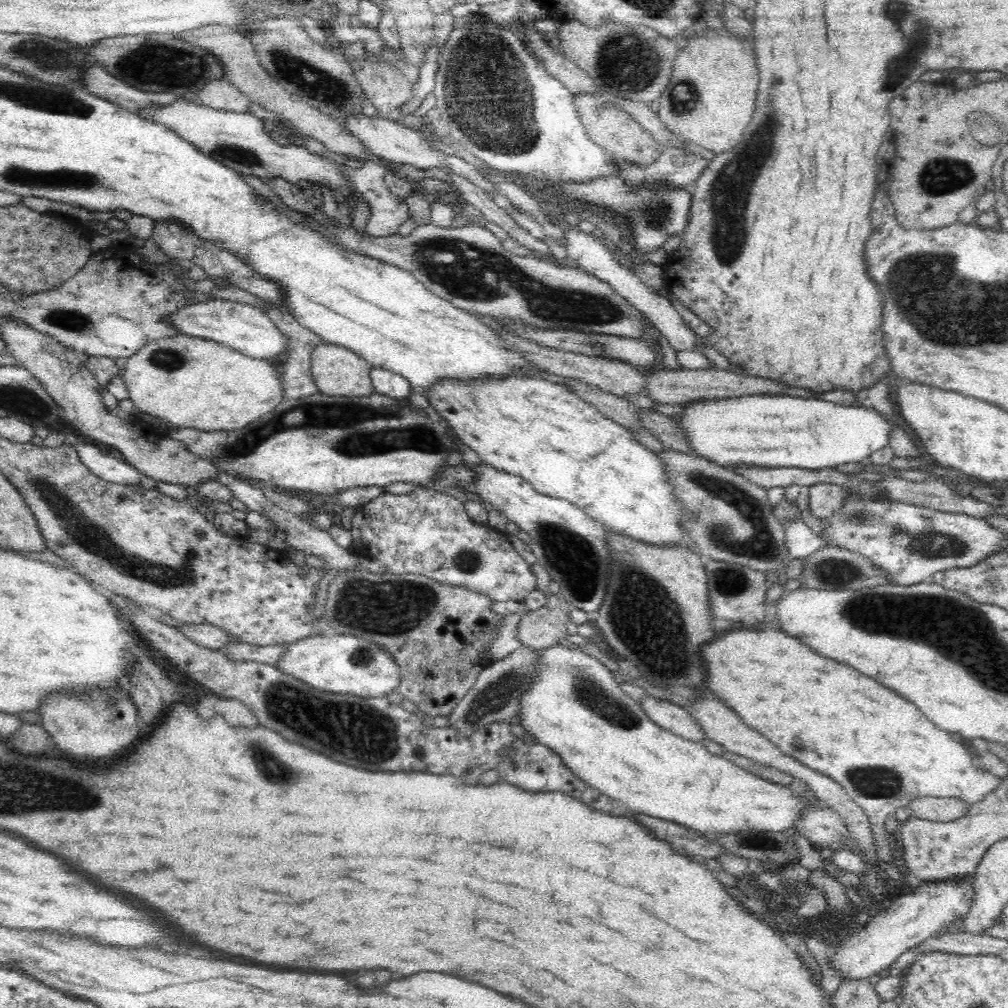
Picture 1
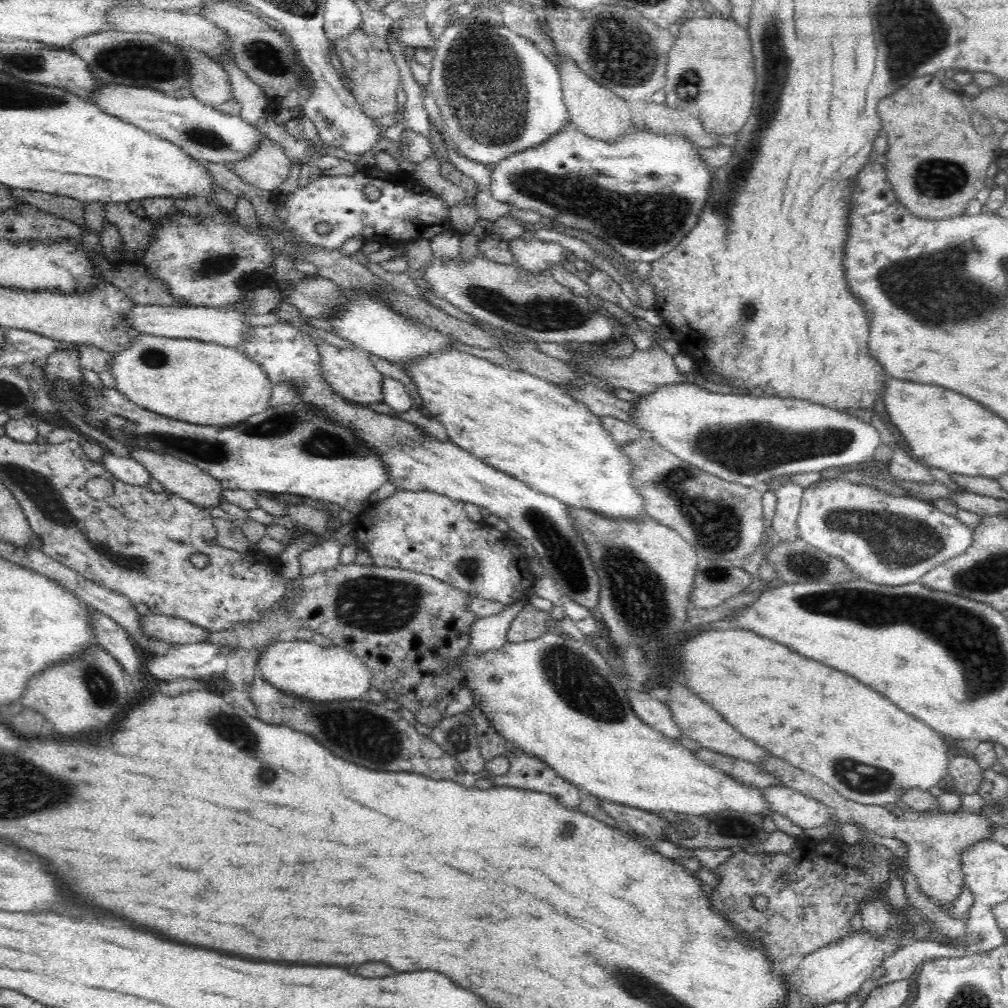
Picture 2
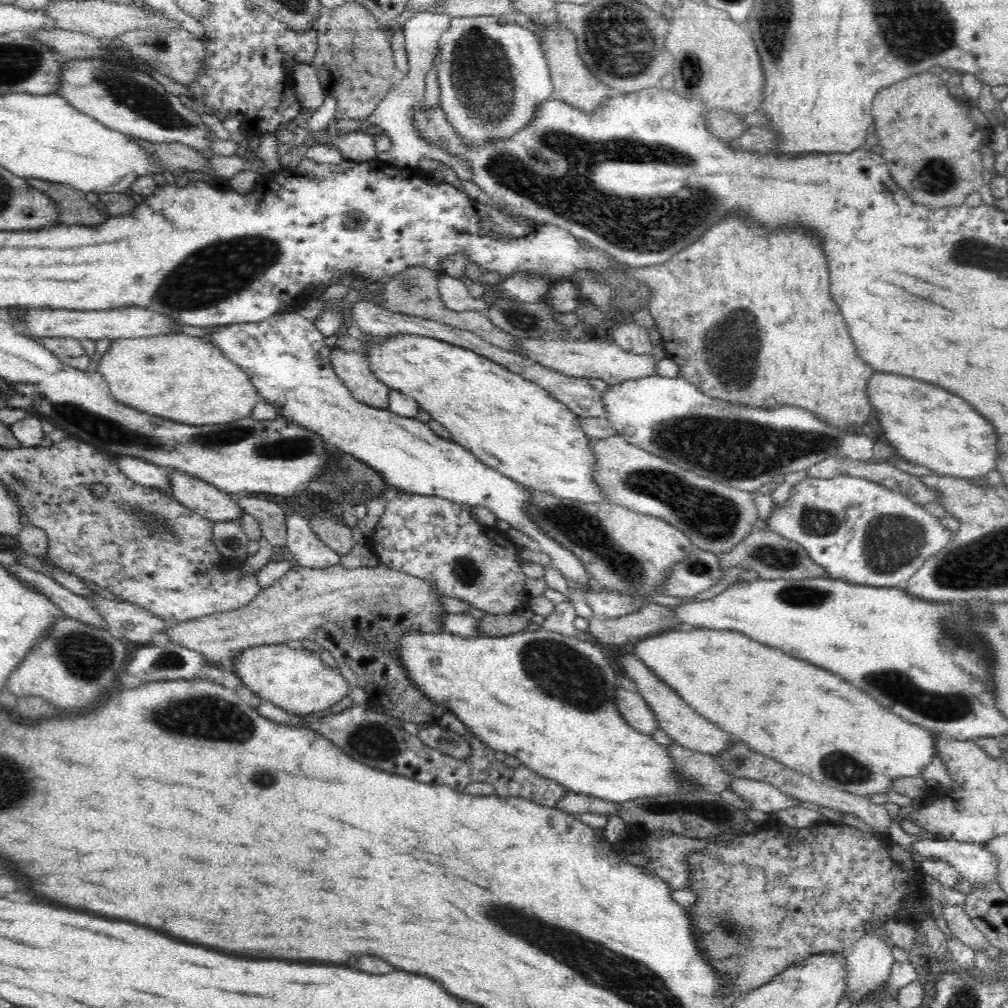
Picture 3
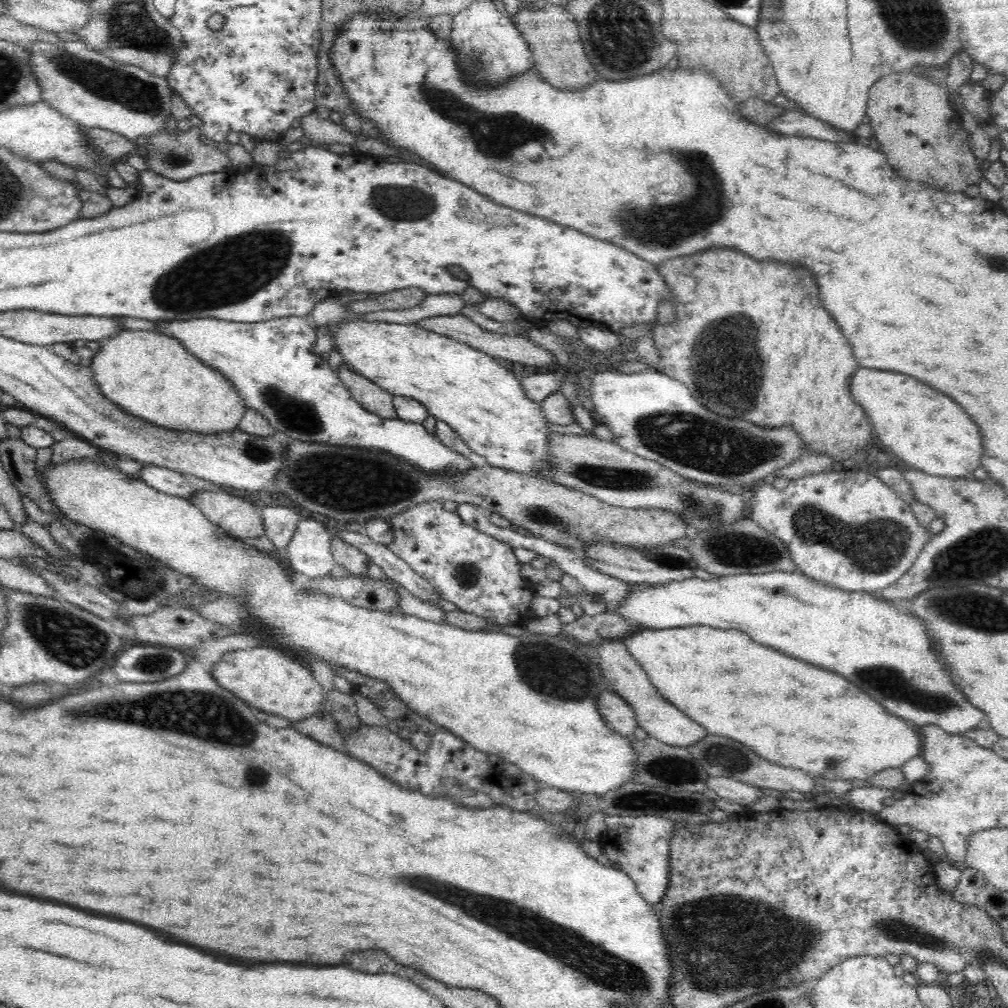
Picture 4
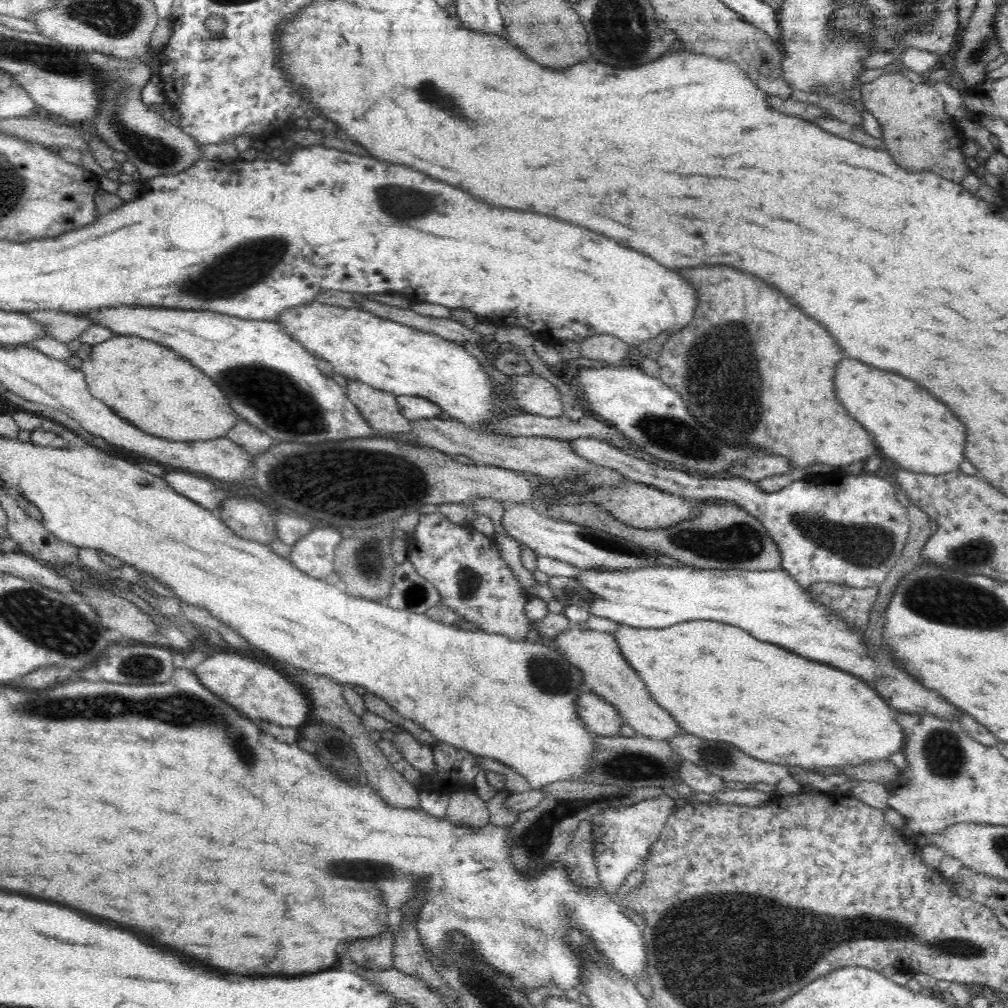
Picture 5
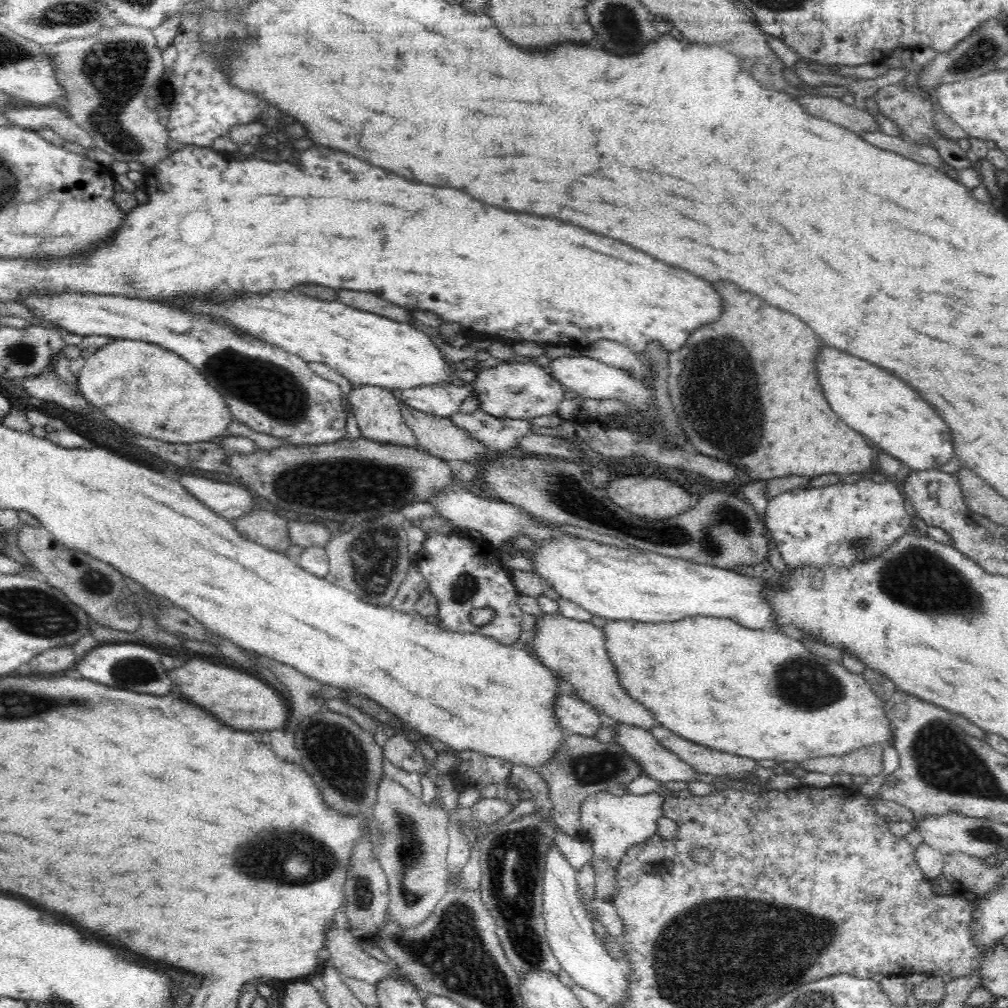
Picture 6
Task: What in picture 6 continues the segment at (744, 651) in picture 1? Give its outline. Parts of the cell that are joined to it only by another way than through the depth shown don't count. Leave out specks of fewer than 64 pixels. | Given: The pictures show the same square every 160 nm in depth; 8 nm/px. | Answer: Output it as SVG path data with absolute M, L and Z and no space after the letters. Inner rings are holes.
M689 617L680 621L662 623L608 620L602 630L604 631L608 655L616 667L618 677L620 677L620 685L628 691L632 699L638 701L640 705L646 706L658 718L656 721L660 722L660 725L696 744L755 761L775 760L777 762L800 763L804 760L824 756L844 756L844 754L850 754L852 750L858 750L864 746L876 746L878 744L888 746L892 743L892 729L890 729L890 721L884 708L885 702L870 688L868 680L862 674L848 672L844 666L840 666L834 660L812 654L808 648L804 648L802 642L784 636L787 632L774 629L750 630L748 627L740 626L740 623L733 622L728 618L715 617Z

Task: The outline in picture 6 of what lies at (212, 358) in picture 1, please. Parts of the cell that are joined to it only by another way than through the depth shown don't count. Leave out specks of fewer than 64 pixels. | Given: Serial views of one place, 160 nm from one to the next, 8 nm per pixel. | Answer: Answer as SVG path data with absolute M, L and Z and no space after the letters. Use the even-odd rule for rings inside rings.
M125 339L108 343L86 360L78 378L79 390L88 403L104 410L110 420L136 432L136 435L142 434L169 443L192 444L220 438L226 434L228 424L234 420L223 394L208 384L204 374L200 374L180 356L157 344Z

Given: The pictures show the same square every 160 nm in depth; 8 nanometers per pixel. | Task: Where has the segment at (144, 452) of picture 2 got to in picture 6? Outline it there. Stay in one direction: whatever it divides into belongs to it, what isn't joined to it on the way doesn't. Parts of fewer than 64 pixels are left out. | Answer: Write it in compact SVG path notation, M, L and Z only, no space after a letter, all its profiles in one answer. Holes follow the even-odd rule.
M254 508L231 523L243 537L270 550L284 553L292 545L286 519L274 512Z

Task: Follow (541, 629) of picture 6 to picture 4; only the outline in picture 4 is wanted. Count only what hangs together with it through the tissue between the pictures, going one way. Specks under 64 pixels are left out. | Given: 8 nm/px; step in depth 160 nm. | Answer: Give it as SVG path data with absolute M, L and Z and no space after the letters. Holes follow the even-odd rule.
M611 639L600 640L599 663L598 667L602 669L604 682L613 684L613 691L616 691L620 697L624 698L628 705L632 706L636 713L638 726L643 728L648 736L654 737L667 745L687 748L694 746L708 736L704 726L692 722L684 712L676 710L671 702L664 700L658 689L652 684L649 676L644 672L641 666L638 666L636 659L632 657L624 644L623 640Z

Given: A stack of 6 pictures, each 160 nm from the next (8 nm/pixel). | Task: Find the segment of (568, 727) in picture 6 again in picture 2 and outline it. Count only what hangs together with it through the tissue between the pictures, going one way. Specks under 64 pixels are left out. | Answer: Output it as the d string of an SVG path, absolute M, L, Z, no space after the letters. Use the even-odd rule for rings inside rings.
M628 689L627 693L634 713L642 722L652 726L654 730L661 732L668 738L676 739L682 736L682 729L674 721L672 711L666 703L653 699L646 691Z

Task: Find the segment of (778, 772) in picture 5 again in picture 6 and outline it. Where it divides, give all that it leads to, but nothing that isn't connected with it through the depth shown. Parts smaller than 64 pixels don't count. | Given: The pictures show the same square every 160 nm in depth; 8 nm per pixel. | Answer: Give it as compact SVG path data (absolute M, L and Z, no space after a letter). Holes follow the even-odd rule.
M660 724L652 726L650 732L662 746L690 763L697 772L712 774L719 779L730 774L744 774L744 772L752 775L752 770L757 765L755 760L686 740Z

